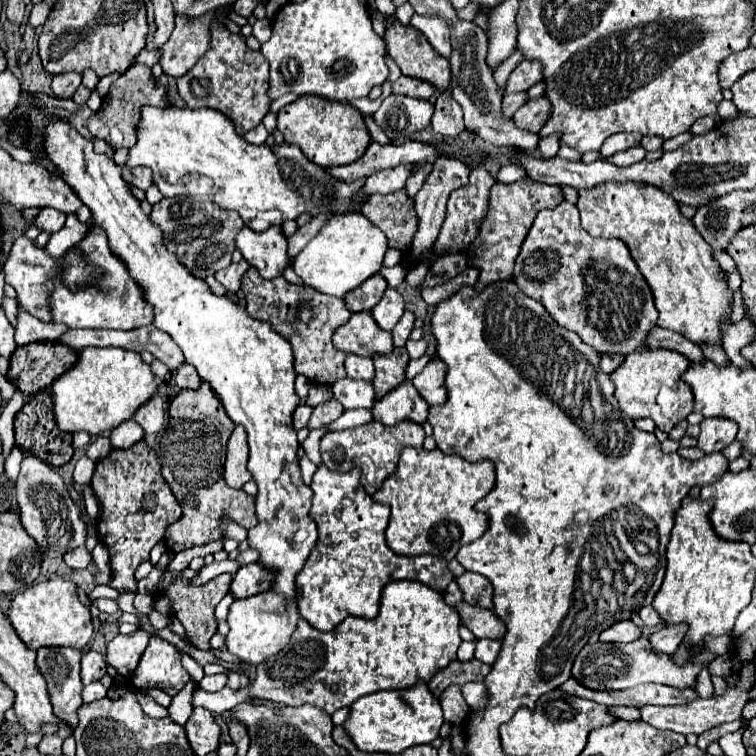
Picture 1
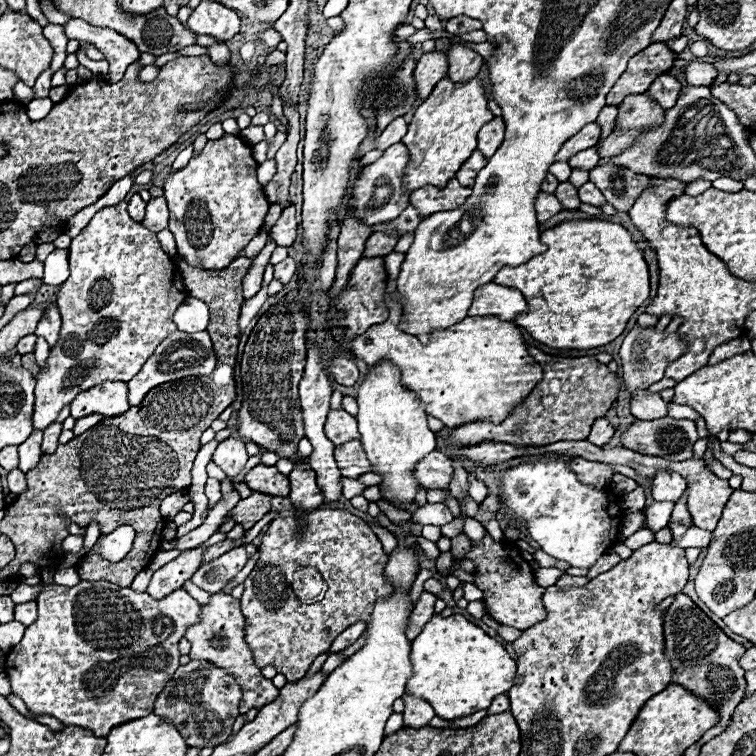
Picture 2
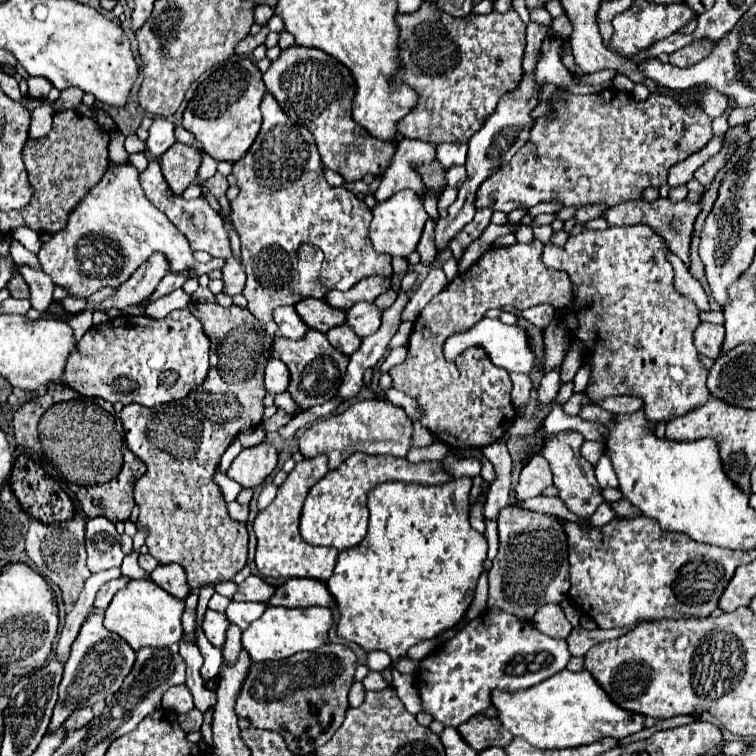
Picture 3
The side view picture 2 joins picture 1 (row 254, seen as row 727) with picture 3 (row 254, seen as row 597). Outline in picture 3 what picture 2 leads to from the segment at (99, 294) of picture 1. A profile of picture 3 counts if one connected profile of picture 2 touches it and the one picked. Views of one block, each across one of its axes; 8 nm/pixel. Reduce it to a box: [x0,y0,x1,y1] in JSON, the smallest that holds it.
[38,164,225,298]

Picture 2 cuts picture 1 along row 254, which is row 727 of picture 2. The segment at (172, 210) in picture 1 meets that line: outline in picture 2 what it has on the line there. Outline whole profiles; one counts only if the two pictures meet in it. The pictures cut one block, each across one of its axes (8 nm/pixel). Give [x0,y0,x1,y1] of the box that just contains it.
[154,660,240,746]

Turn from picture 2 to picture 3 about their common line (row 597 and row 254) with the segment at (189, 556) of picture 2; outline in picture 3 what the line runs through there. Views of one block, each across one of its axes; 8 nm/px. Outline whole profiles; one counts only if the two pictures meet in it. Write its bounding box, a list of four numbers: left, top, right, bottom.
[96,254,168,312]

